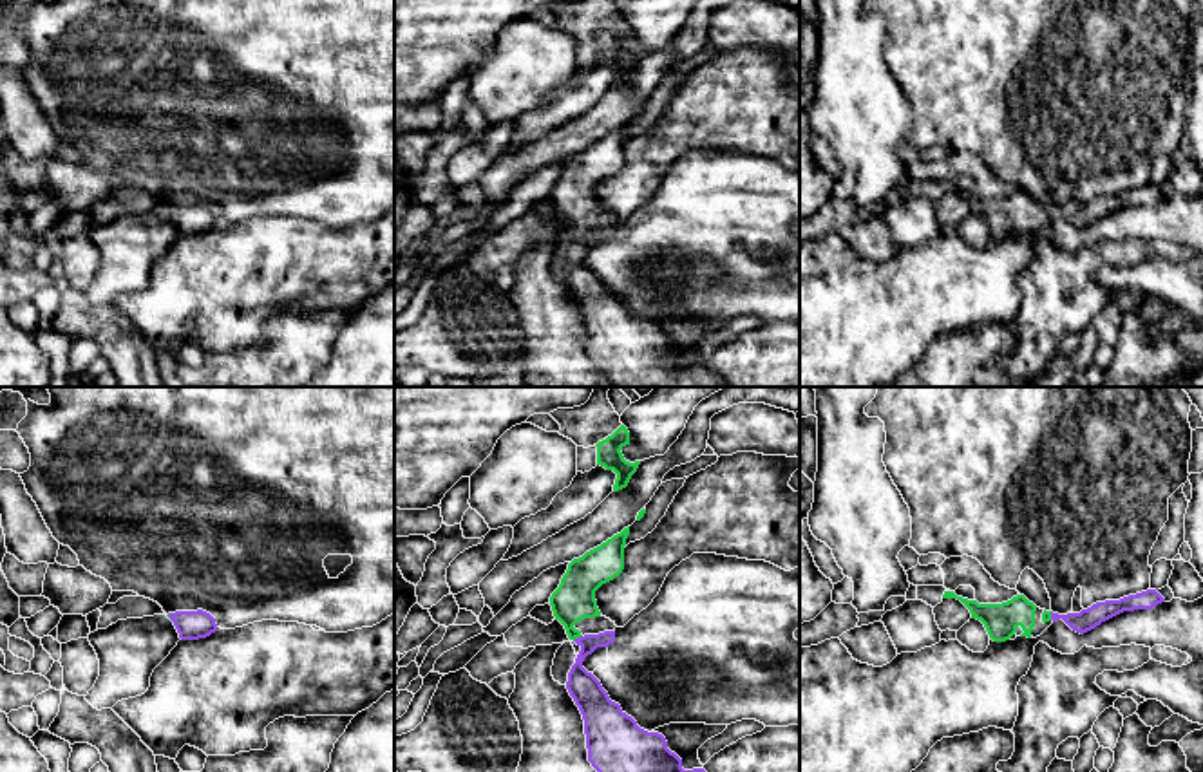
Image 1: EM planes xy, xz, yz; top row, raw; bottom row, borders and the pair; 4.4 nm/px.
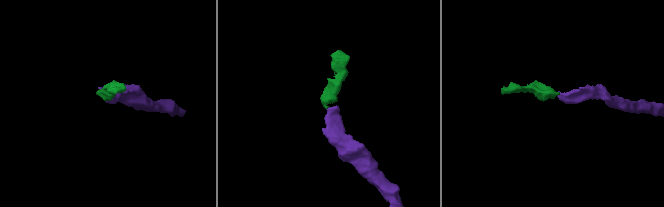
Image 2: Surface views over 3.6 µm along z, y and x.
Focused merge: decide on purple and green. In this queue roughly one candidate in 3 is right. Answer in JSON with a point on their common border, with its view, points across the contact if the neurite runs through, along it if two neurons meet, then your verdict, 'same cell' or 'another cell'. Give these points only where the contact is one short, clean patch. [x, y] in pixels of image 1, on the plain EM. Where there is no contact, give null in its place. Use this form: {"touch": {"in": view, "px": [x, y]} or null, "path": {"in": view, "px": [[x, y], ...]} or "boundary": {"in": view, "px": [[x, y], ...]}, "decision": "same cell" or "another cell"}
{"touch": {"in": "xz", "px": [579, 232]}, "path": {"in": "xz", "px": [[587, 286], [579, 275], [579, 232], [570, 223], [574, 194]]}, "decision": "same cell"}

